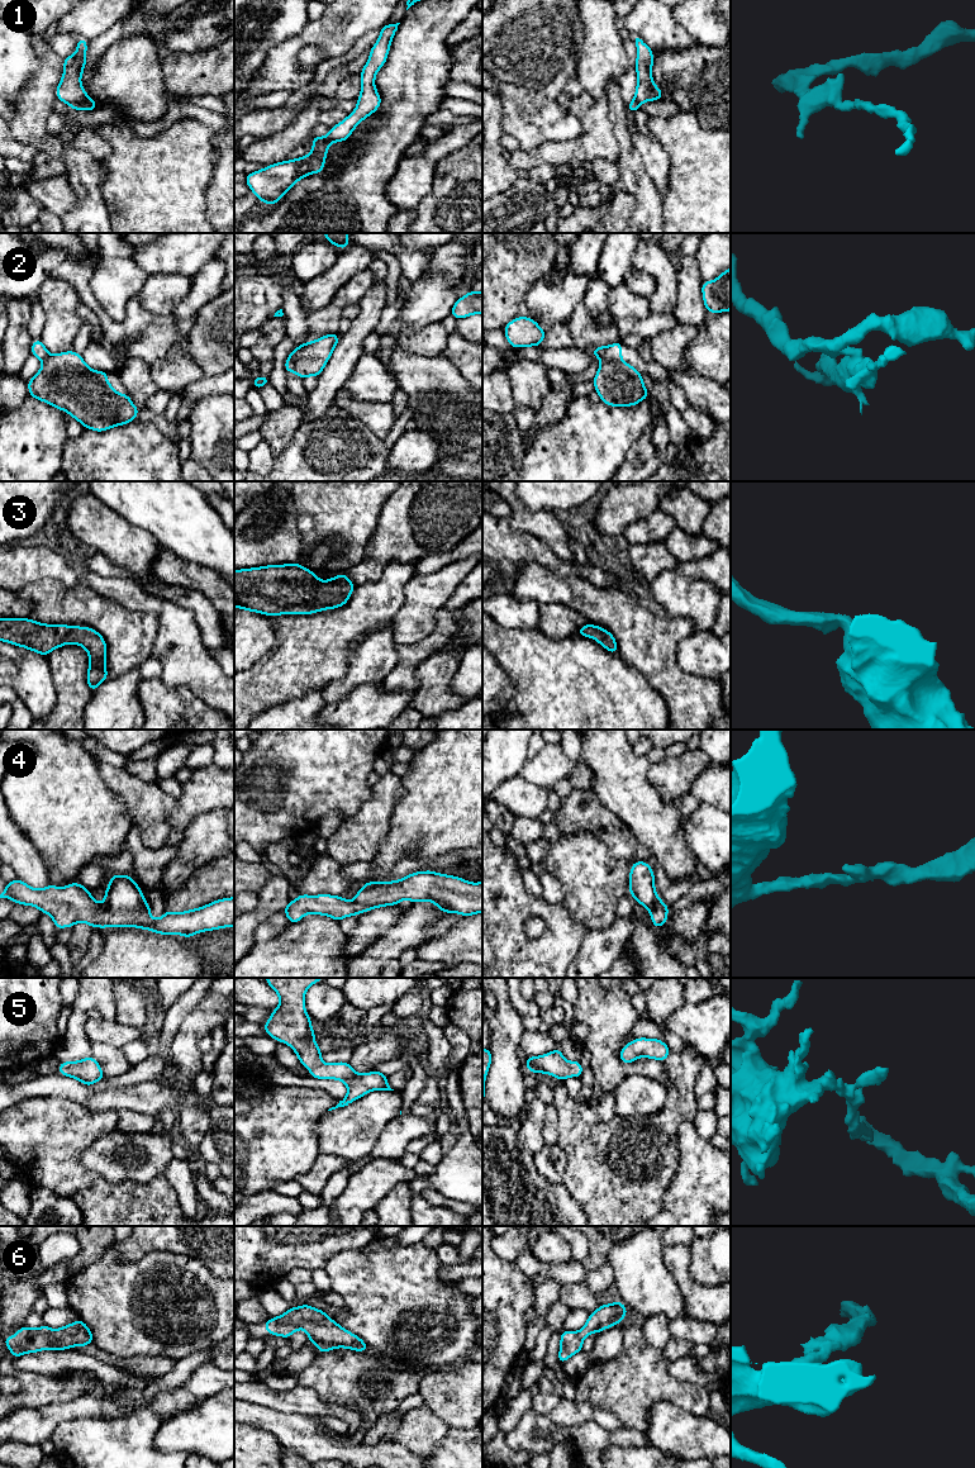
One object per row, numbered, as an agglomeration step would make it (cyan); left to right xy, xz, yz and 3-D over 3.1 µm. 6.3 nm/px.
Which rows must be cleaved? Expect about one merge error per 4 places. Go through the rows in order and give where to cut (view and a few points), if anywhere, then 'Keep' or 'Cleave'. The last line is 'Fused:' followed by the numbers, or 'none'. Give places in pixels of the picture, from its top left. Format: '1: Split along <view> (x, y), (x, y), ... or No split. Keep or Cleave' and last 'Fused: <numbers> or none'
1: Split along xy (86, 96), (71, 107). Cleave
2: No split. Keep
3: No split. Keep
4: No split. Keep
5: No split. Keep
6: No split. Keep
Fused: 1

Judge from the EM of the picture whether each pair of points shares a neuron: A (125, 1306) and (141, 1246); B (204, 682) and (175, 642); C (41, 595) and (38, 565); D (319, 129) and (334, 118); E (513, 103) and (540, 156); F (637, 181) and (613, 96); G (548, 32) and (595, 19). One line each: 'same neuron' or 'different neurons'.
A: different neurons
B: same neuron
C: different neurons
D: different neurons
E: different neurons
F: same neuron
G: different neurons

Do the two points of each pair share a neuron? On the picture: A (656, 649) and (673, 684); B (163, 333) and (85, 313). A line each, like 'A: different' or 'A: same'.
A: same
B: different

